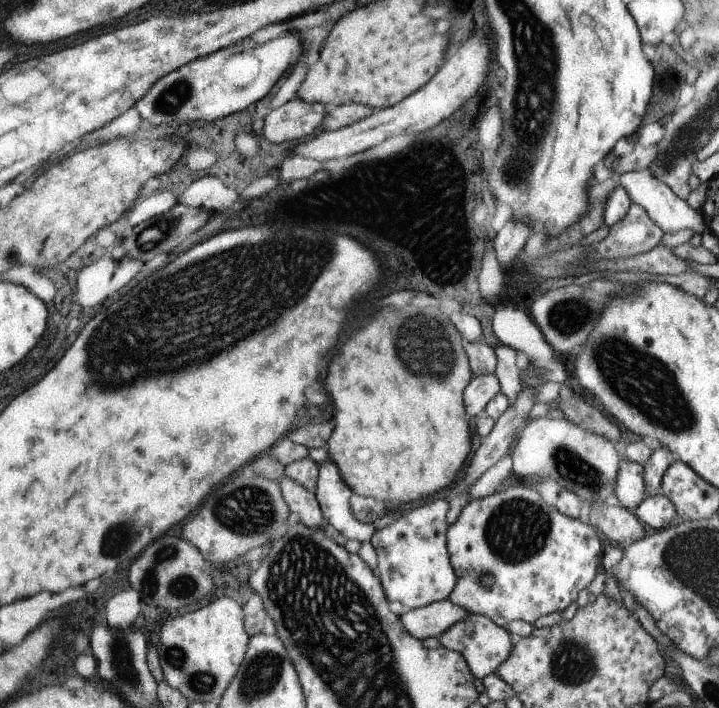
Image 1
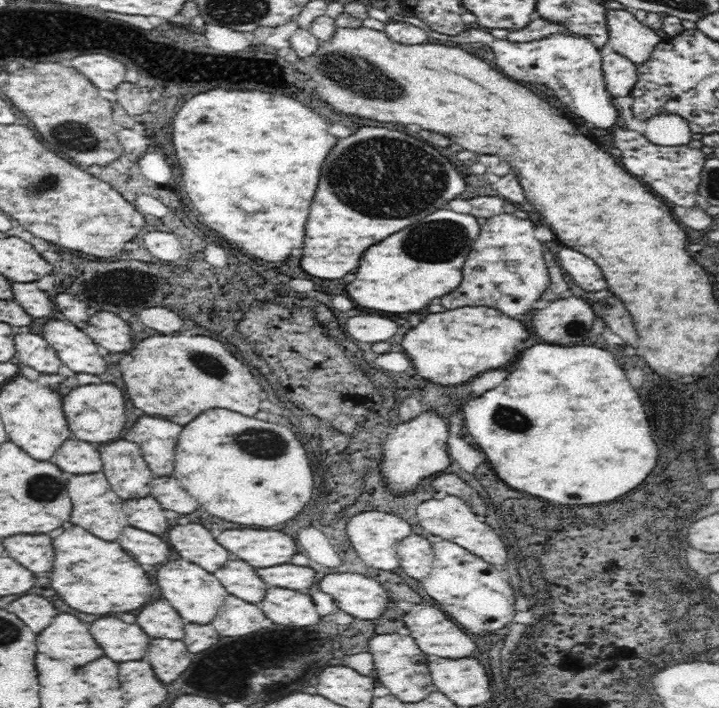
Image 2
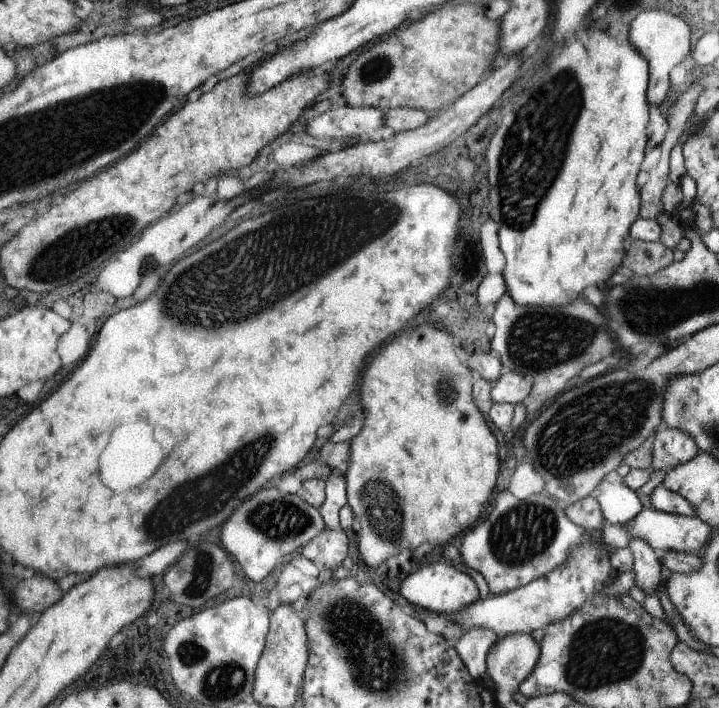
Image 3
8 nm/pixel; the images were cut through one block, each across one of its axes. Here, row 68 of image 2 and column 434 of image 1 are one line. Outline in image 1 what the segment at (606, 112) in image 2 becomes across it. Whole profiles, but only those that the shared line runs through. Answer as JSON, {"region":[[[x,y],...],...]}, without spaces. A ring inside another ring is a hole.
{"region":[[[437,498],[433,502],[421,504],[415,510],[407,512],[405,516],[399,516],[397,520],[391,520],[383,530],[371,536],[371,546],[377,554],[377,572],[379,580],[385,592],[385,598],[389,602],[401,602],[405,610],[415,610],[415,608],[425,608],[429,604],[437,604],[441,600],[447,600],[455,588],[455,572],[451,568],[449,552],[447,552],[447,522],[445,514],[449,512],[449,500]]]}

